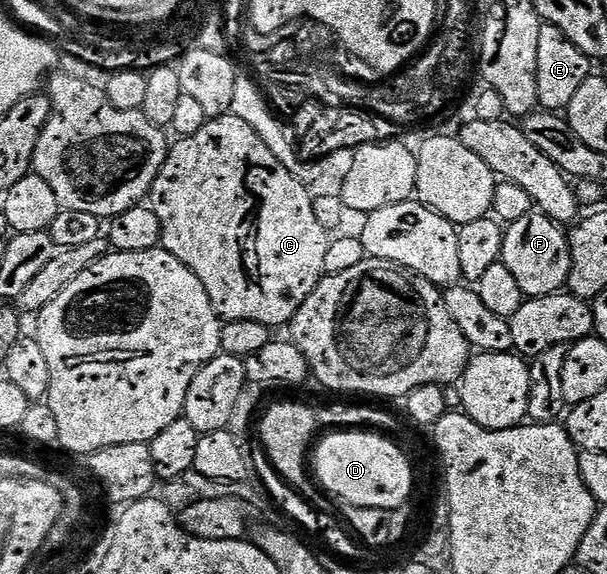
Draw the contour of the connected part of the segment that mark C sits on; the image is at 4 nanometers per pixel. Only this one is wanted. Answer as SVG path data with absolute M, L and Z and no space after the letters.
M233 113L208 120L201 128L201 132L188 138L179 138L176 143L176 146L174 143L168 149L165 164L161 168L161 172L157 172L157 180L153 180L149 195L151 211L155 213L157 220L161 220L159 240L162 249L177 256L177 260L181 260L181 264L185 264L185 268L189 268L189 272L193 272L193 276L197 276L197 280L201 280L201 284L205 284L205 292L209 292L209 300L213 304L217 316L223 322L257 320L257 324L265 324L272 328L286 327L290 323L291 317L297 312L297 308L301 308L301 304L305 304L305 300L325 276L323 269L325 268L325 252L327 251L329 232L325 228L321 228L321 224L317 224L317 216L313 212L313 194L307 191L310 189L301 180L297 180L297 176L293 176L293 172L289 172L289 168L285 168L285 164L281 164L281 160L277 160L277 156L273 156L273 152L269 152L265 140L261 140L261 136L257 132L253 132L253 128L249 128L249 124L245 124L245 120L241 120Z

